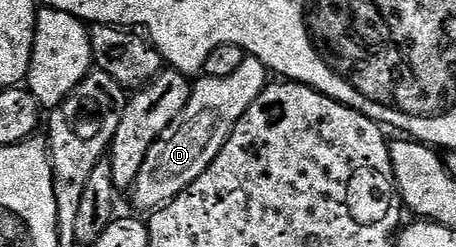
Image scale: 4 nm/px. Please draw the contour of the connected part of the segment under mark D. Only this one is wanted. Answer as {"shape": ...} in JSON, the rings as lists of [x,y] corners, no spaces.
{"shape":[[[249,55],[232,75],[199,76],[193,82],[184,111],[158,136],[156,143],[152,143],[148,159],[144,161],[144,167],[140,169],[140,175],[132,186],[135,203],[145,211],[161,209],[192,183],[196,183],[196,179],[200,179],[200,175],[208,171],[216,155],[220,155],[236,123],[266,90],[267,84],[268,70],[265,63],[260,58]]]}

